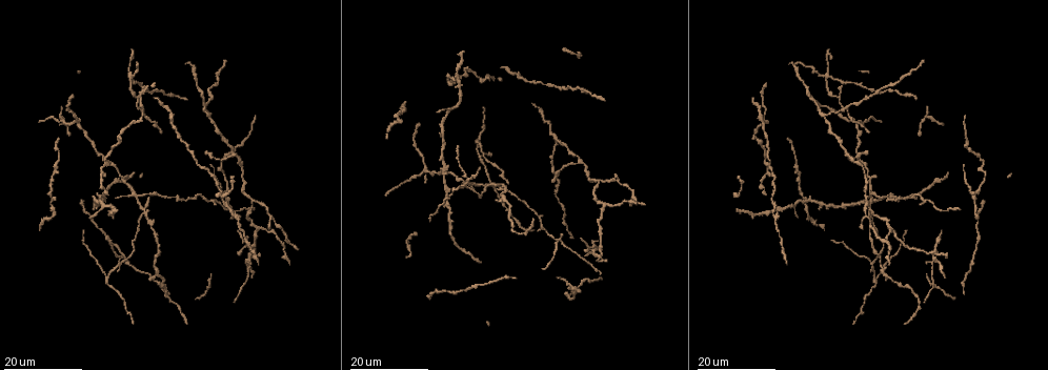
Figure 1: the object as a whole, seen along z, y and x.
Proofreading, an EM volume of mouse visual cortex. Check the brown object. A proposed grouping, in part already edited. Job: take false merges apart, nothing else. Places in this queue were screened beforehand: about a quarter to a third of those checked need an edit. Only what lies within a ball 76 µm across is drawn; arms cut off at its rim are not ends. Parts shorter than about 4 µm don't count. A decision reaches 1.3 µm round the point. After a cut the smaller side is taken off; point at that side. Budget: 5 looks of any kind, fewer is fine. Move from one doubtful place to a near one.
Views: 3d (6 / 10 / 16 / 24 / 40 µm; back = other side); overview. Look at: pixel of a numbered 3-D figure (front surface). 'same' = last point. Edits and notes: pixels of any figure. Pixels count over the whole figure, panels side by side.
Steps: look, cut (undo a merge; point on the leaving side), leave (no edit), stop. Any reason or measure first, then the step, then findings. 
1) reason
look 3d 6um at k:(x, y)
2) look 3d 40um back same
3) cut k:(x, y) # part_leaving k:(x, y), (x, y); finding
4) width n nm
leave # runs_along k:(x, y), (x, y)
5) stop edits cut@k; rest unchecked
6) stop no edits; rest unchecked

look 3d 24um at 1:(571, 288)

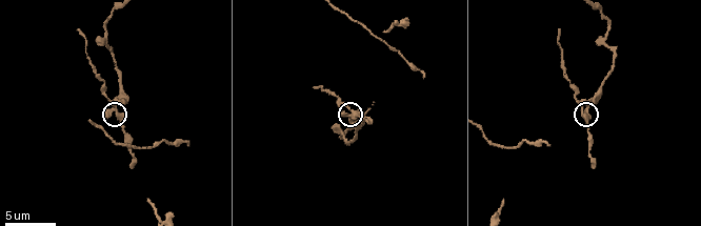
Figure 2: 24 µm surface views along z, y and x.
look 3d 10um at 2:(115, 110)

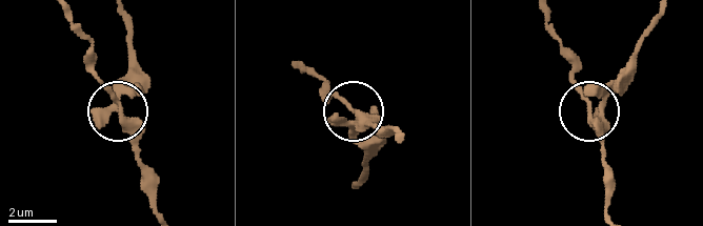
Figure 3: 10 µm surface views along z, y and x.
width 290 nm
leave # all the same neuron

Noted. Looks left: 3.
four or more arms meet
look 3d 24um at 1:(146, 212)

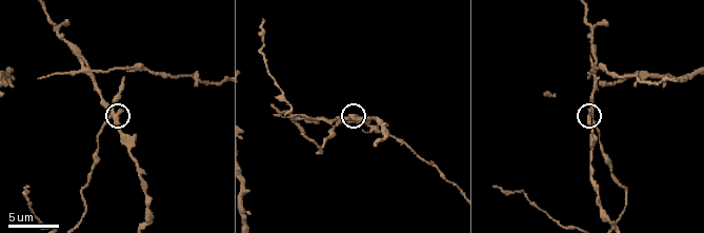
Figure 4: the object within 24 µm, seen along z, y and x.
look 3d 6um at 4:(593, 115)

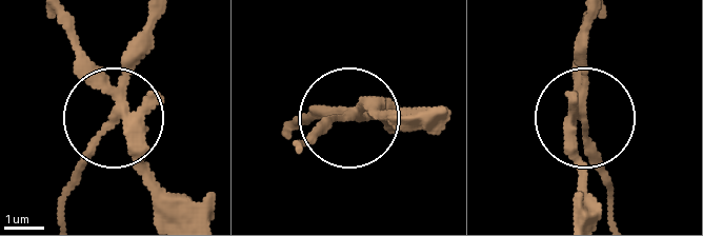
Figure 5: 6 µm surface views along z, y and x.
side_arm 43 um
cut 5:(143, 47) # part_leaving 5:(116, 103), (65, 211); two neurons meet here

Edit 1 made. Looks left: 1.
looks like a crossing
look 3d 10um at 4:(590, 65)

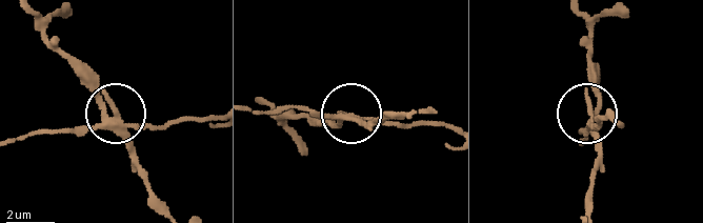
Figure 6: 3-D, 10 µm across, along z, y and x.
width 250 nm
cut 6:(149, 123) # part_leaving 6:(115, 125), (215, 119); a second neuron is stuck on

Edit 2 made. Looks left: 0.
stop edits cut@5, cut@6; rest unchecked

